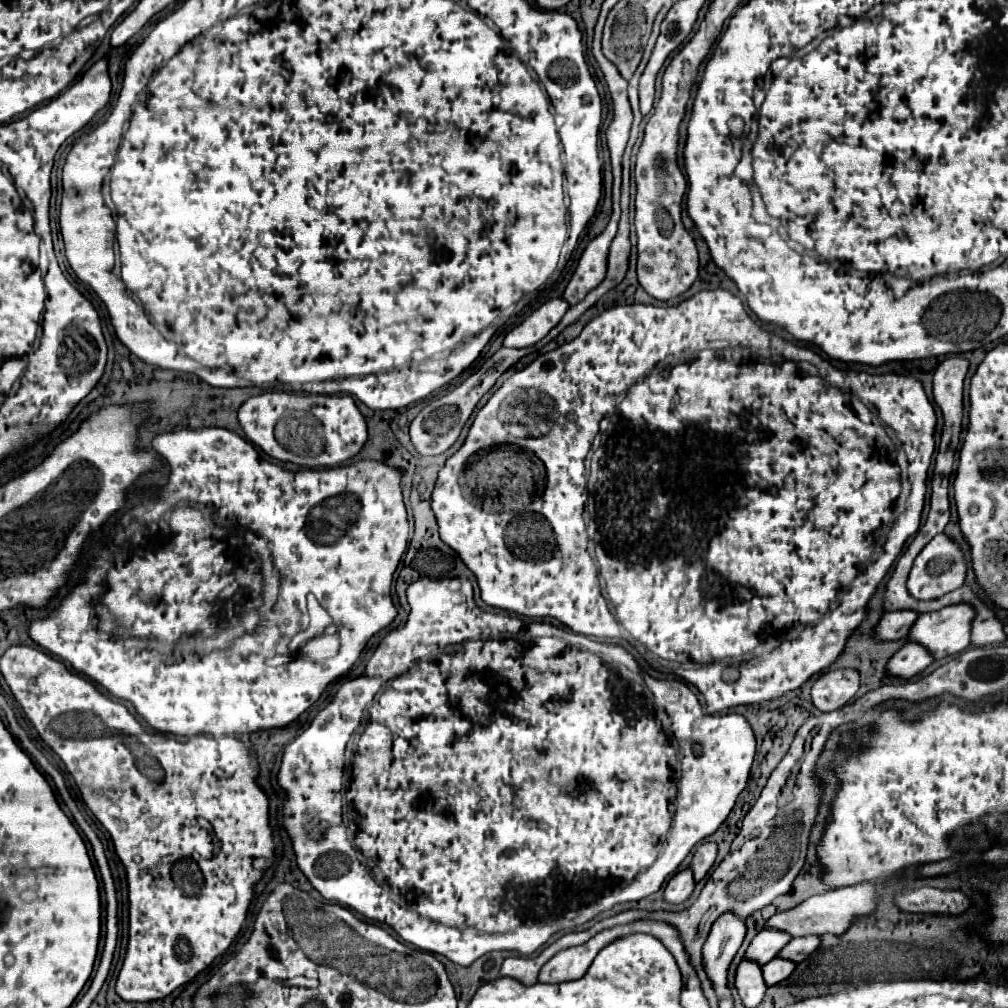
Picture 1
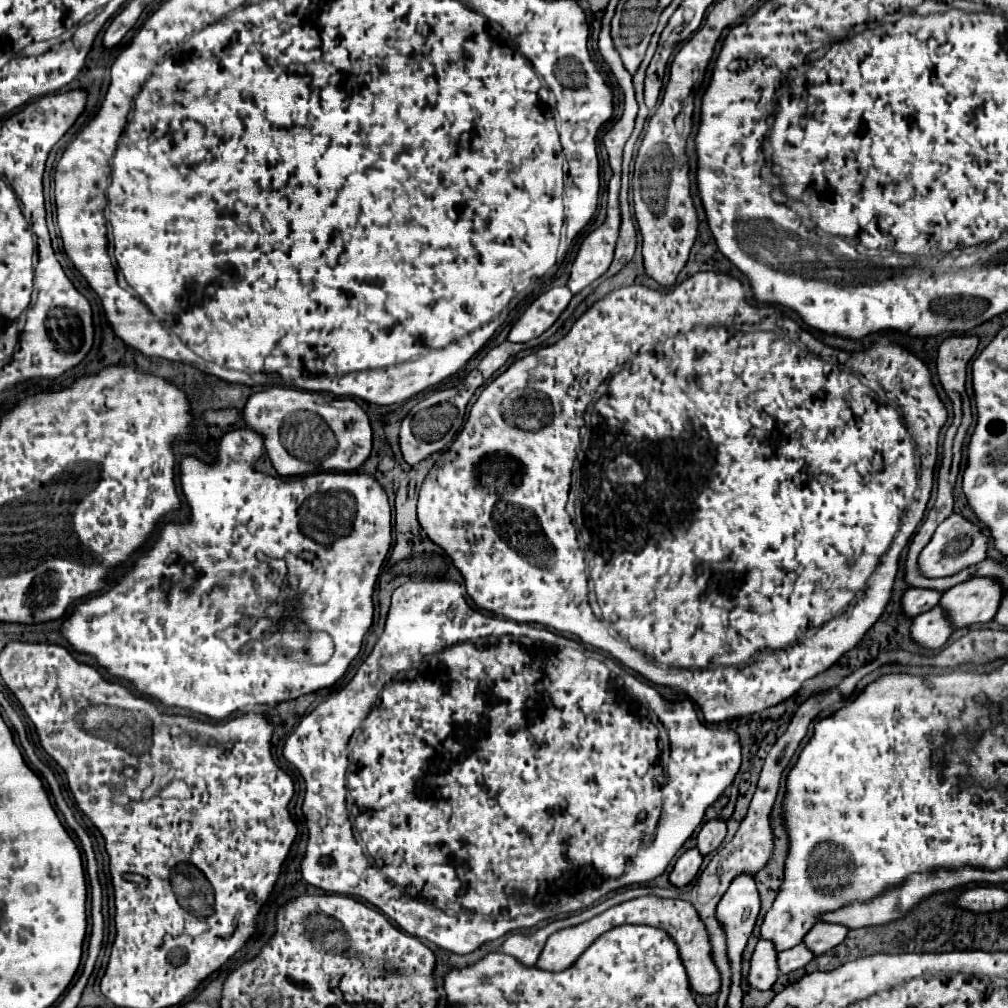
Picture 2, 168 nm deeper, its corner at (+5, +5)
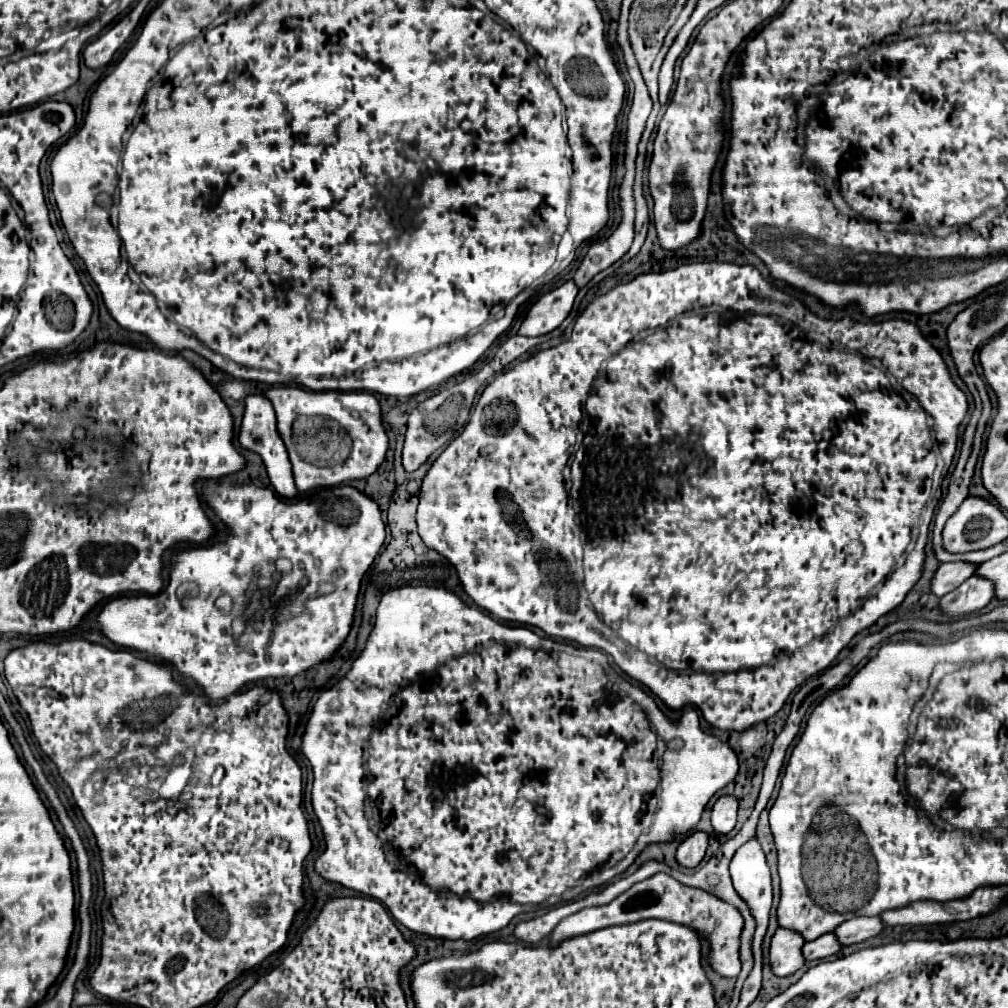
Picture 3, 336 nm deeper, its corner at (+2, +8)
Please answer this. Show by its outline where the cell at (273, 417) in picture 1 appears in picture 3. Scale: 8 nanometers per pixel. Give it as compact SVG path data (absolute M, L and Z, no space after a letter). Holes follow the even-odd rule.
M274 386L266 392L270 402L274 404L278 418L278 432L288 448L294 480L298 490L312 492L320 488L332 488L346 484L350 480L364 480L372 476L386 458L388 452L388 434L382 426L382 410L374 394L370 392L310 392L300 386Z

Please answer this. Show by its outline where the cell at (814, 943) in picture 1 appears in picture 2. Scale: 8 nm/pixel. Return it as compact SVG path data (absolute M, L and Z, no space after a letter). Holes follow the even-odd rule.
M817 923L805 937L803 943L813 955L821 955L835 945L839 945L847 937L847 927L843 925L831 925L831 923Z

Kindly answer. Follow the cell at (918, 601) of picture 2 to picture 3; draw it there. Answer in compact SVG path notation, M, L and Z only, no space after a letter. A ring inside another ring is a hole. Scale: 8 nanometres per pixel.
M944 562L932 578L932 594L942 598L944 594L956 590L964 580L968 580L976 572L976 568L978 564L972 562Z

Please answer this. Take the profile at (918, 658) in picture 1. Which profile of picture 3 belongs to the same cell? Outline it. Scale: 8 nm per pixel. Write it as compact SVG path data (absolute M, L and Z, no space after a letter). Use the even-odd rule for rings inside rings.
M974 574L964 584L960 584L954 592L946 594L940 600L940 610L954 618L954 616L982 610L992 598L994 598L992 580Z

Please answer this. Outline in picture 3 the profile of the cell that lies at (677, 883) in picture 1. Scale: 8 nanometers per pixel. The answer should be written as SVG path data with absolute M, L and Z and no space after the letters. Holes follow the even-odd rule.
M692 832L680 842L680 846L676 850L676 860L686 868L694 868L704 858L706 846L708 846L708 834Z

